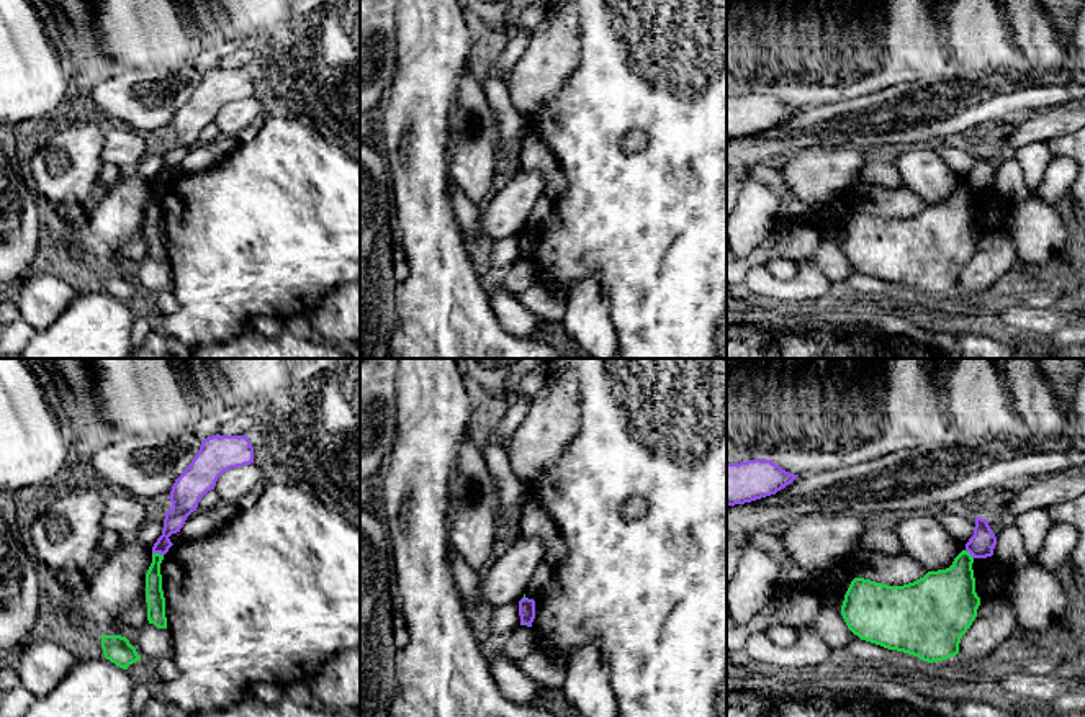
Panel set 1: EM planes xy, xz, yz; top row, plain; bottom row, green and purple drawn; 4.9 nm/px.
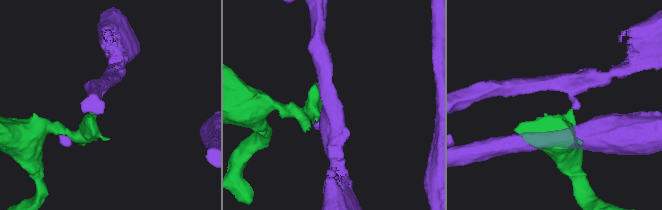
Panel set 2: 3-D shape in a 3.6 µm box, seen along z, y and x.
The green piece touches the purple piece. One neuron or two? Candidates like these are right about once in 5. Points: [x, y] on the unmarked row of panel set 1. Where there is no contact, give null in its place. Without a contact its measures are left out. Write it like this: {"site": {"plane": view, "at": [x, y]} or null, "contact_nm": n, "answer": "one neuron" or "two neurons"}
{"site": {"plane": "xy", "at": [157, 187]}, "contact_nm": 60, "answer": "two neurons"}

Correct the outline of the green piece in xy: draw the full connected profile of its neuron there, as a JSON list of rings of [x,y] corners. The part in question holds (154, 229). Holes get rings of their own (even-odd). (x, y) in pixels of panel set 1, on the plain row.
[[[152,187],[152,196],[146,206],[147,254],[159,262],[167,262],[165,231],[162,224],[160,196],[164,188]]]

